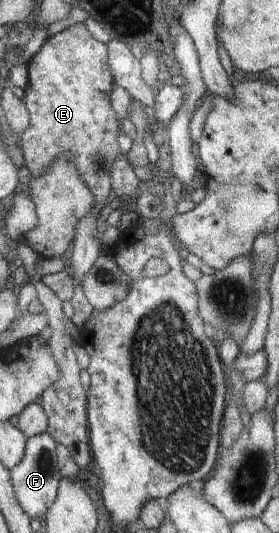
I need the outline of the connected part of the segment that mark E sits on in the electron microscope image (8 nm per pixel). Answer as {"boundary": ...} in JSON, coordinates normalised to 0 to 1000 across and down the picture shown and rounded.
{"boundary":[[[276,43],[179,68],[97,118],[108,173],[93,174],[86,193],[104,208],[108,235],[75,253],[90,319],[140,334],[219,289],[258,293],[254,306],[337,368],[326,394],[272,417],[251,473],[237,480],[244,501],[265,505],[269,523],[287,531],[362,475],[366,454],[344,447],[344,407],[387,381],[391,323],[434,293],[416,263],[434,231],[398,195],[412,152],[384,103],[384,84],[337,73],[301,43]]]}

